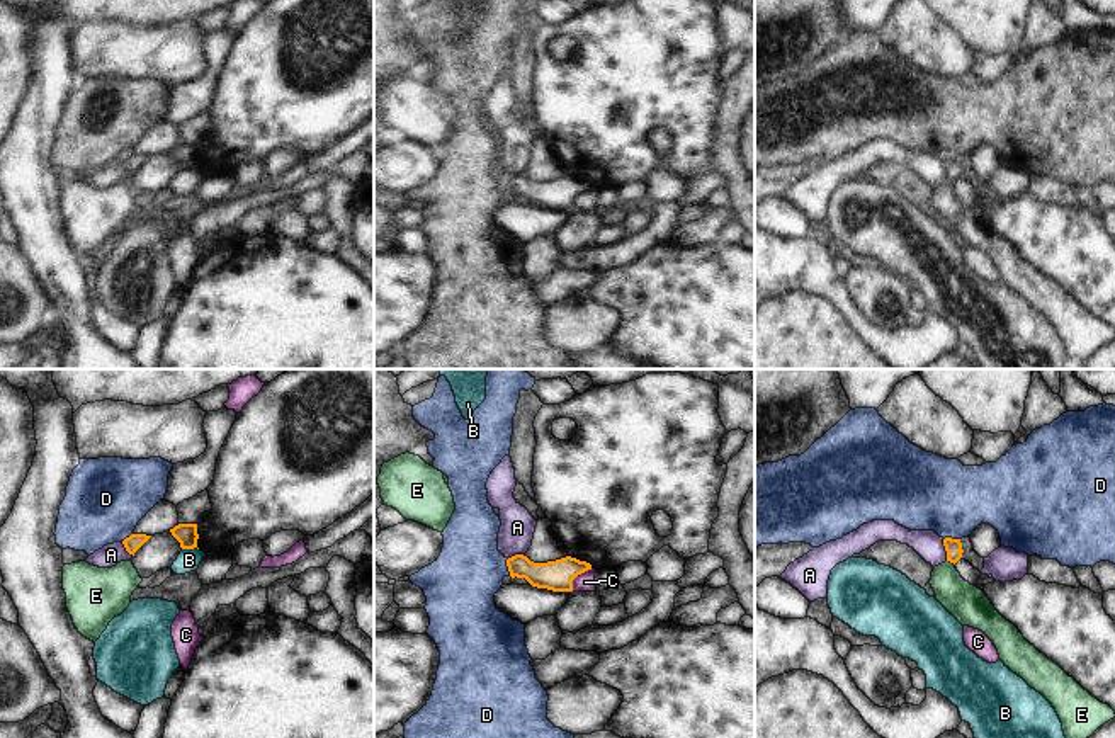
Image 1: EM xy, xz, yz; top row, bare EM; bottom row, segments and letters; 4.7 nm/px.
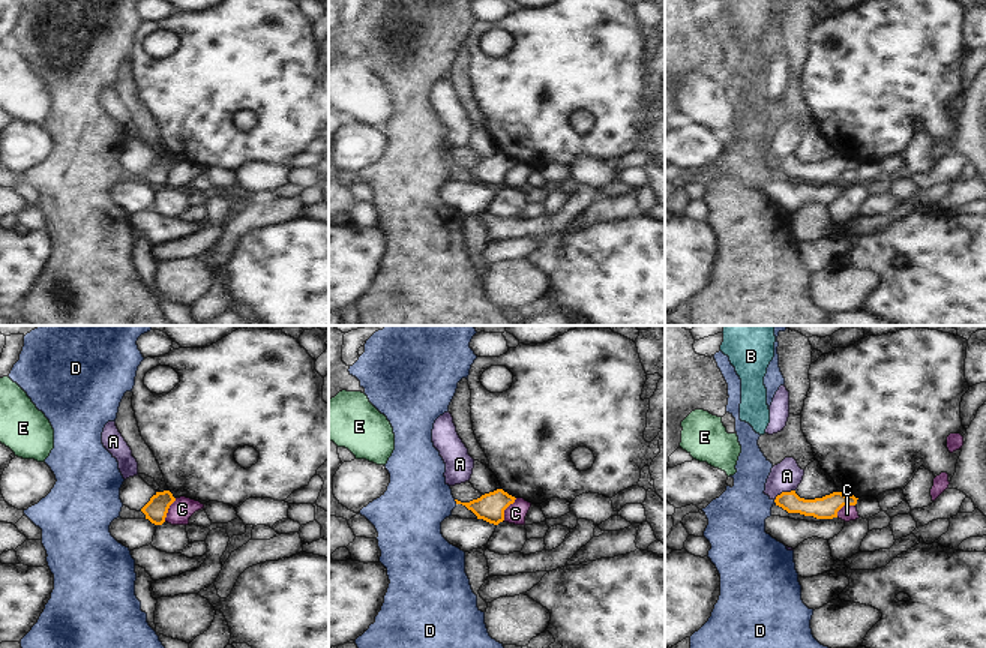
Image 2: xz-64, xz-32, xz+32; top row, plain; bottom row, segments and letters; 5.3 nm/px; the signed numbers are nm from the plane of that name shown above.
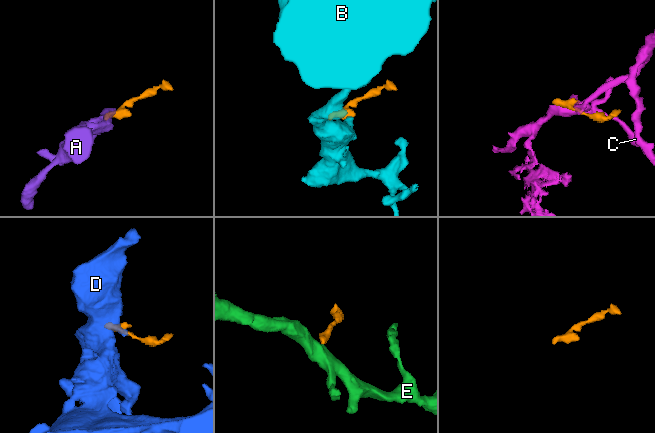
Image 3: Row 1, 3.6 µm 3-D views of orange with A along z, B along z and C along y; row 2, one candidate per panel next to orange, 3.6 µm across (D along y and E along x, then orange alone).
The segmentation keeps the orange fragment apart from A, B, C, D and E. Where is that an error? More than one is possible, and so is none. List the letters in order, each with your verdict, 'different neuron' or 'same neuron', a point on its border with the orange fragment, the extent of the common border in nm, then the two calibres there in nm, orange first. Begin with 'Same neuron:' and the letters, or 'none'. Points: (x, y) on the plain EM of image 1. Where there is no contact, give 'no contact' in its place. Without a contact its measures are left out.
Same neuron: E
A: different neuron; contact yz (945, 169); length 110 nm; calibres 80 and 140 nm
B: different neuron; contact xy (189, 167); length 80 nm; calibres 100 and 110 nm
C: different neuron; contact xz (577, 194); length 150 nm; calibres 150 and 90 nm
D: different neuron; contact xz (507, 184); length 90 nm; calibres 150 and 340 nm
E: same neuron; contact yz (950, 181); length 50 nm; calibres 80 and 180 nm

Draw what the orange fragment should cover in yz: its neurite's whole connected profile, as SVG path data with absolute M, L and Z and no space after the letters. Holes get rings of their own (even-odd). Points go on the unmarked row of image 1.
M945 156L947 180L935 185L930 204L937 219L962 243L982 250L996 265L999 279L1056 328L1069 364L1084 360L1115 337L1115 330L1084 309L1057 282L1030 264L984 214L955 187L962 177L960 158Z

